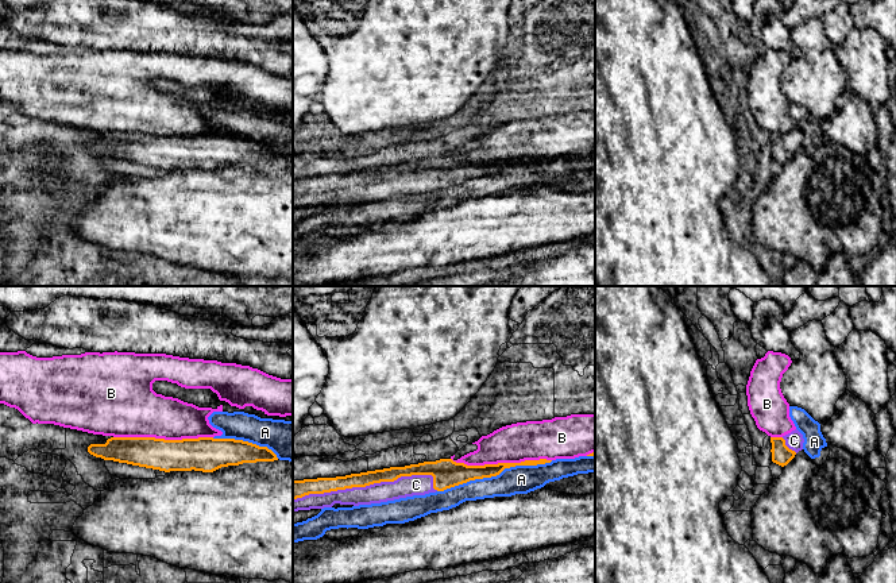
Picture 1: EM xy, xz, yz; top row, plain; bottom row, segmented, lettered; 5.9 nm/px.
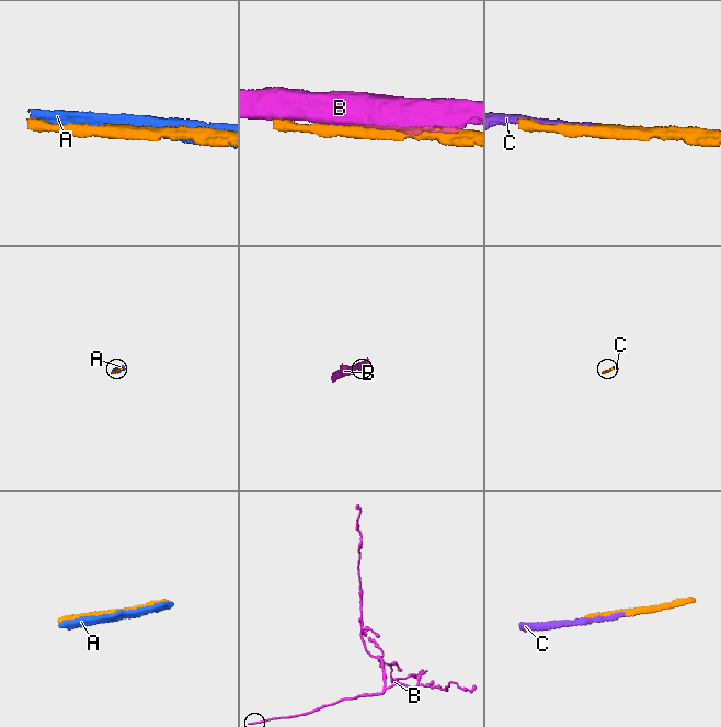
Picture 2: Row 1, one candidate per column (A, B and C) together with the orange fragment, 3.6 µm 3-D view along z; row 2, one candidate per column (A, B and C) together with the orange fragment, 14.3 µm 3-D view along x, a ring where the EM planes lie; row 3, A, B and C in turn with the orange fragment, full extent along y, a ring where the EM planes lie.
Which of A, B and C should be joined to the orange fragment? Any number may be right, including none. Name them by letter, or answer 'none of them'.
C

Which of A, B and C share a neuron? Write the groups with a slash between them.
A / B / C

